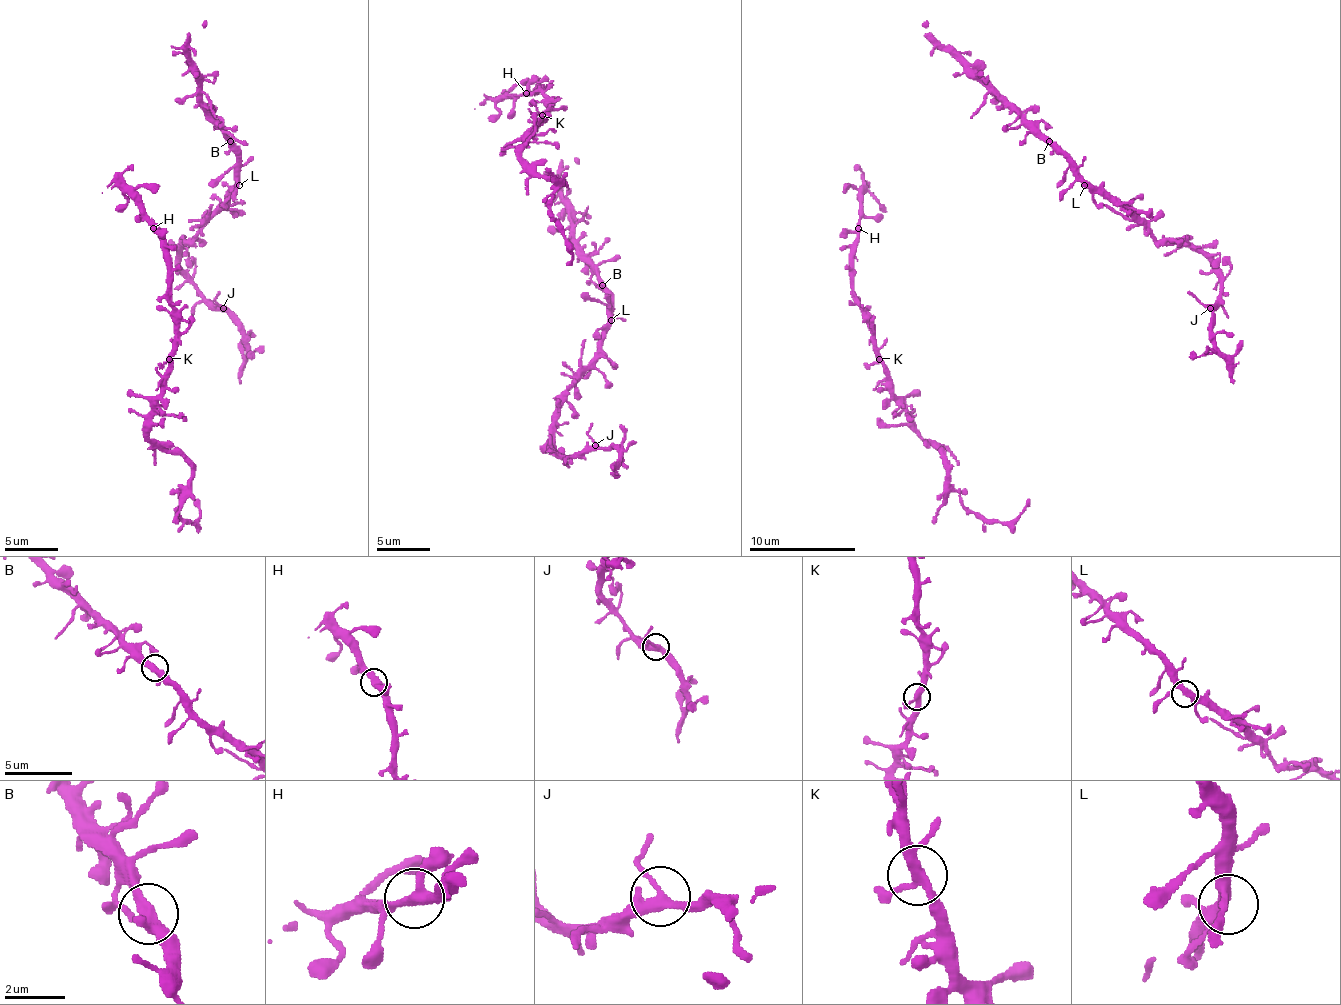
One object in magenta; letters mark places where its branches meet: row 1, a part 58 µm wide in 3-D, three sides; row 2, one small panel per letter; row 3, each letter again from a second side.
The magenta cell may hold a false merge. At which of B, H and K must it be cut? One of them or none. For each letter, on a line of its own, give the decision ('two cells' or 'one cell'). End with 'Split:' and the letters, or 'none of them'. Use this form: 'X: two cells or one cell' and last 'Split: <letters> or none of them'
B: one cell
H: one cell
K: one cell
Split: none of them

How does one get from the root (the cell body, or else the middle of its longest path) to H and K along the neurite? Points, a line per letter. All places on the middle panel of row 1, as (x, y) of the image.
H: (504, 93), (494, 99), (515, 99), (526, 93)
K: (504, 93), (494, 99), (515, 99), (520, 93), (531, 93), (539, 88), (547, 104), (542, 115)

